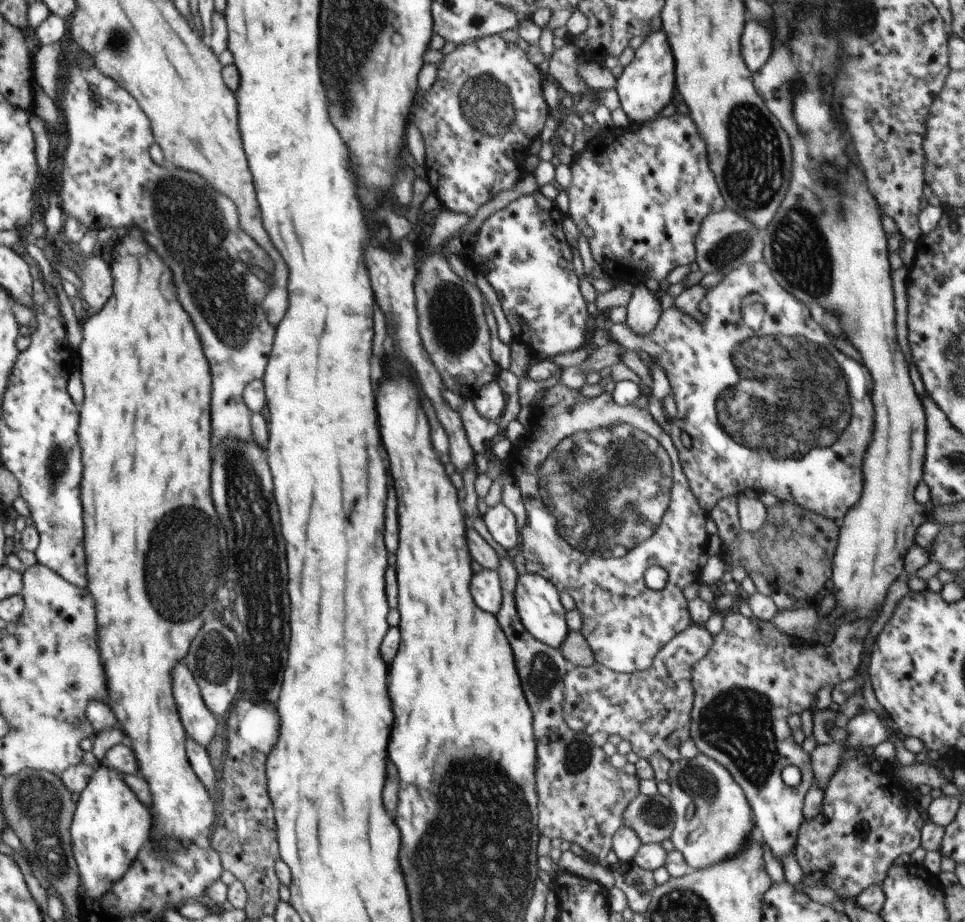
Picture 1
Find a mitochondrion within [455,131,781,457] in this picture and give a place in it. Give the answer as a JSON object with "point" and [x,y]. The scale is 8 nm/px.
{"point":[730,249]}

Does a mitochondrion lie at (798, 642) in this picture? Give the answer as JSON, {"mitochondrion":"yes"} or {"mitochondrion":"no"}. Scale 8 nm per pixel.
{"mitochondrion":"no"}

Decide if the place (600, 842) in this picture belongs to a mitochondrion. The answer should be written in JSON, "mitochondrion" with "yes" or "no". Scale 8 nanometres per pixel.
{"mitochondrion":"no"}

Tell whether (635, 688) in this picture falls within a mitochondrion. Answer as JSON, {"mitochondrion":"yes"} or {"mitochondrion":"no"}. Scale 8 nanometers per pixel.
{"mitochondrion":"no"}

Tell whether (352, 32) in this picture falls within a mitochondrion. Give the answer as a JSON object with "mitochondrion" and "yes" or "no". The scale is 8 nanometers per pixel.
{"mitochondrion":"yes"}

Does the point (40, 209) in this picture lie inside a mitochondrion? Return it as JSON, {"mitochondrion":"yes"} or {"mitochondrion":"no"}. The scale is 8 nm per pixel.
{"mitochondrion":"no"}

